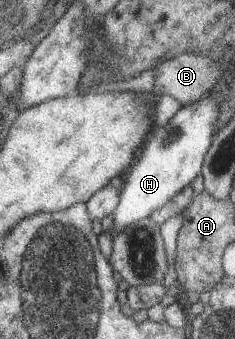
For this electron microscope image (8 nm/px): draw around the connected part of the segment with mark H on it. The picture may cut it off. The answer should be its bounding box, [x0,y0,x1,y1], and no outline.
[108,95,219,238]

